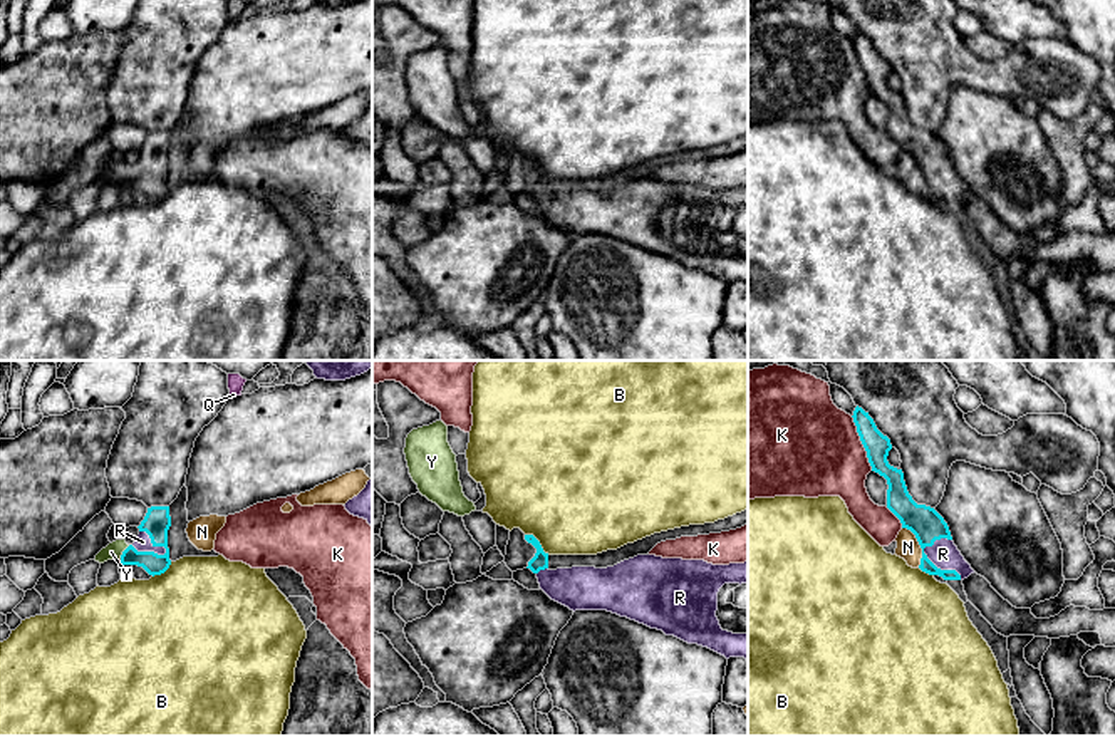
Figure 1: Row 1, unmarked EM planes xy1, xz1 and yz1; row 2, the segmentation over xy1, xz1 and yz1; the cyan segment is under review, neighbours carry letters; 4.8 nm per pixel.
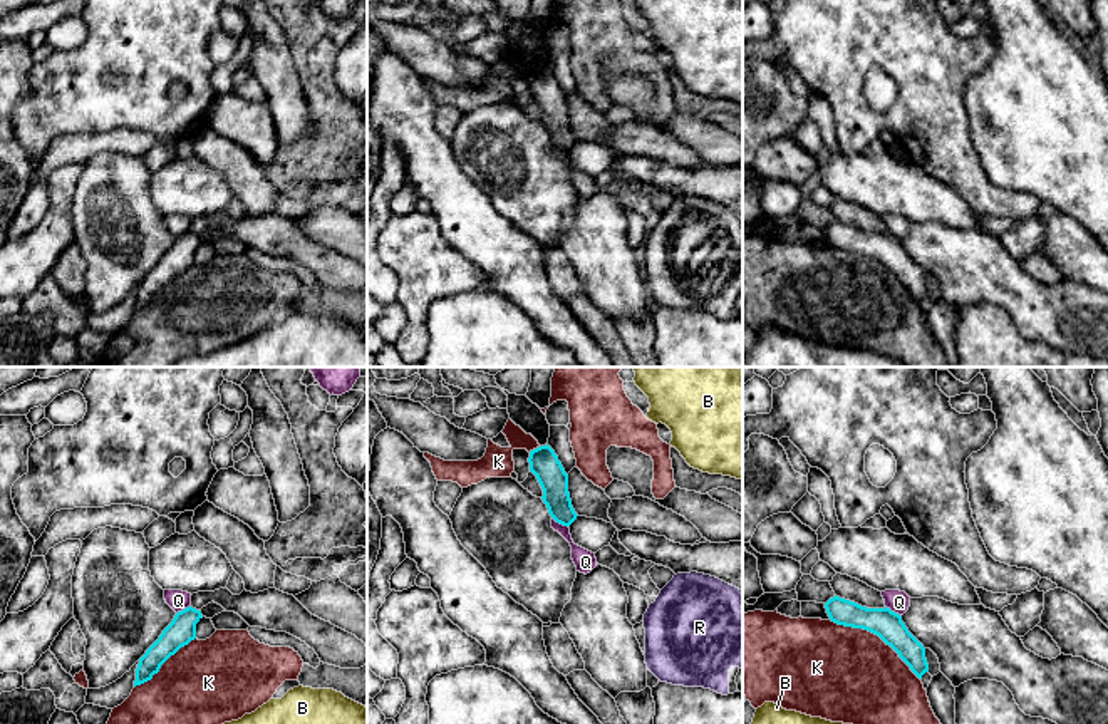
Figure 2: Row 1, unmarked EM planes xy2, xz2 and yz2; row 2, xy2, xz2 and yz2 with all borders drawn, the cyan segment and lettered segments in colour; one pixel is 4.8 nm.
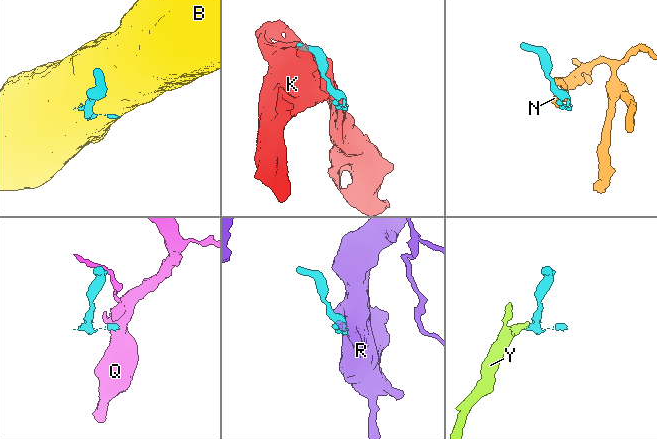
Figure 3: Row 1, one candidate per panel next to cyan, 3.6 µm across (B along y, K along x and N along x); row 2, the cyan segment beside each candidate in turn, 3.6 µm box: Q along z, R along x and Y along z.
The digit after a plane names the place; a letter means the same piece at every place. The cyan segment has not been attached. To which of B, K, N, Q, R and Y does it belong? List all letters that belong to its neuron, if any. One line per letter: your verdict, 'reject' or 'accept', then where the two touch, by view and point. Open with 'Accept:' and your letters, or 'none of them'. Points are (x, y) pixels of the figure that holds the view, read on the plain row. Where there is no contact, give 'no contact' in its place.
Accept: R, Y
B: reject; contact xz1 (539, 166)
K: reject; contact yz2 (877, 258)
N: reject; contact yz1 (919, 168)
Q: reject; contact xz2 (560, 148)
R: accept; contact yz1 (939, 193)
Y: accept; contact xy1 (123, 178)

